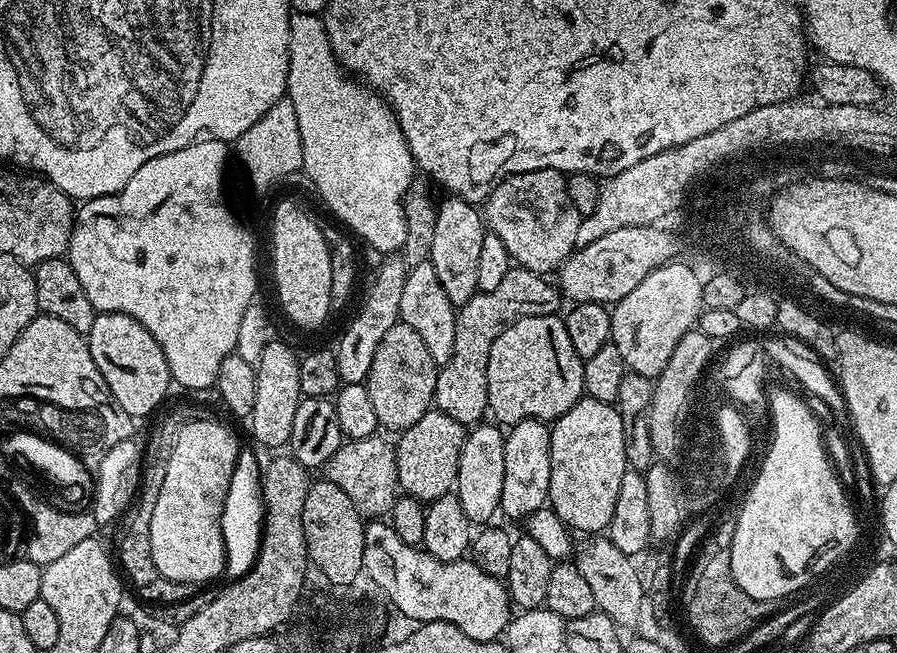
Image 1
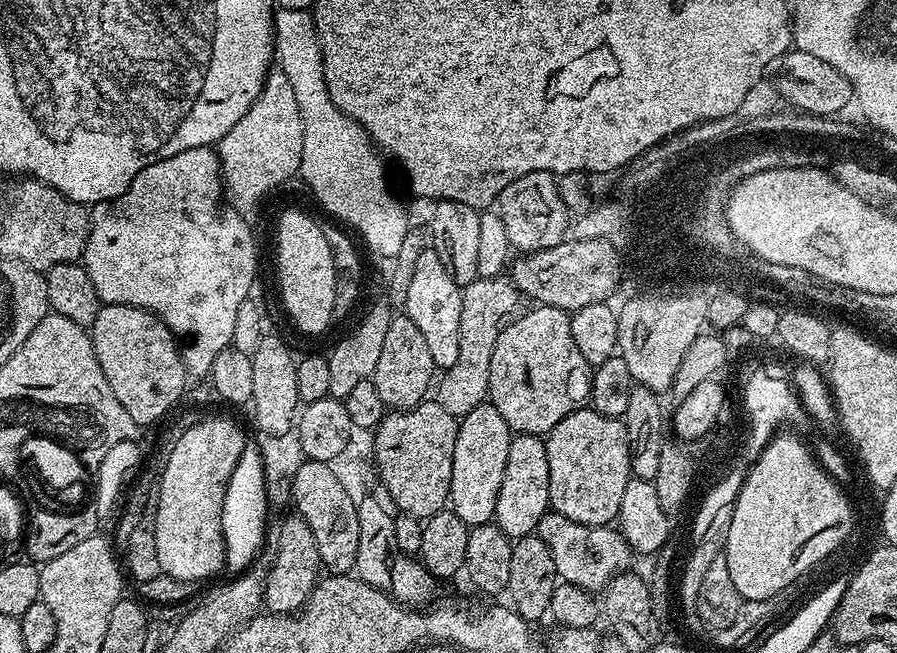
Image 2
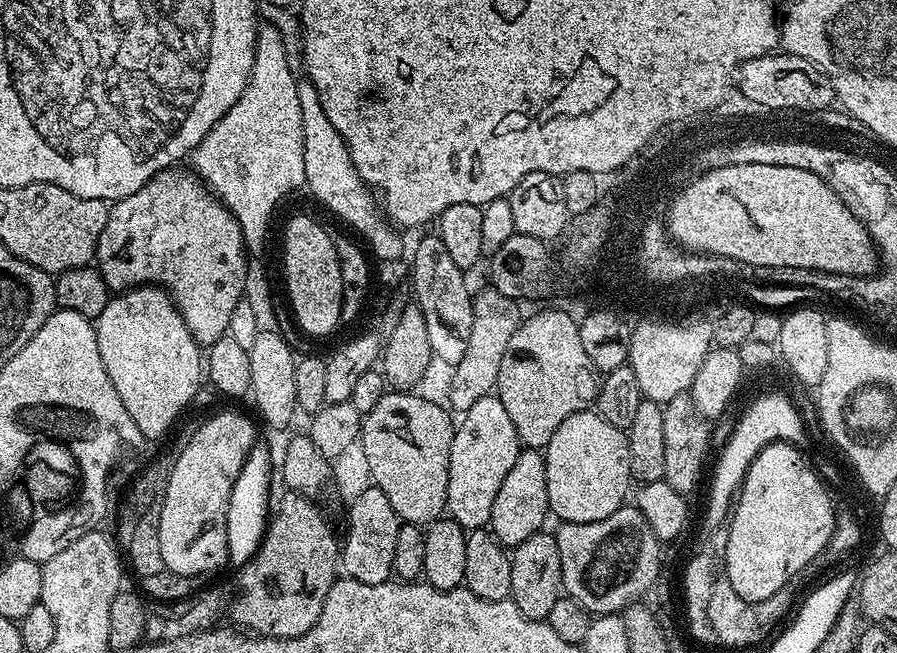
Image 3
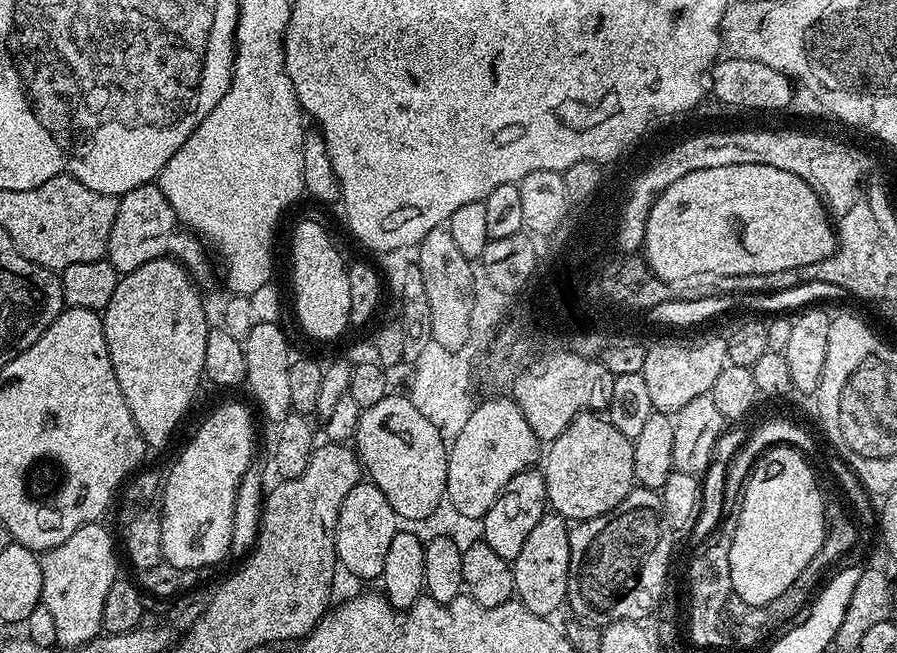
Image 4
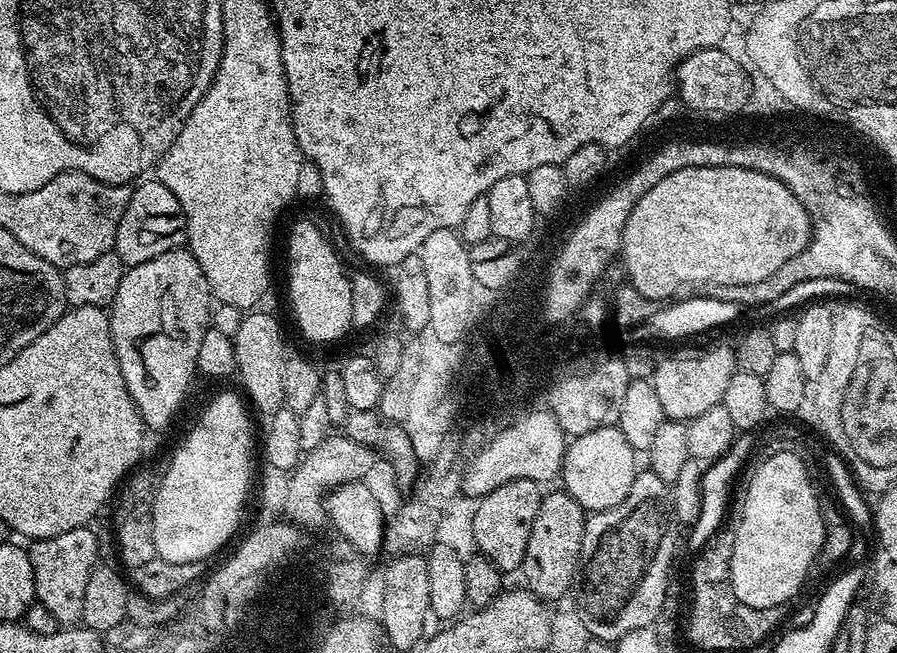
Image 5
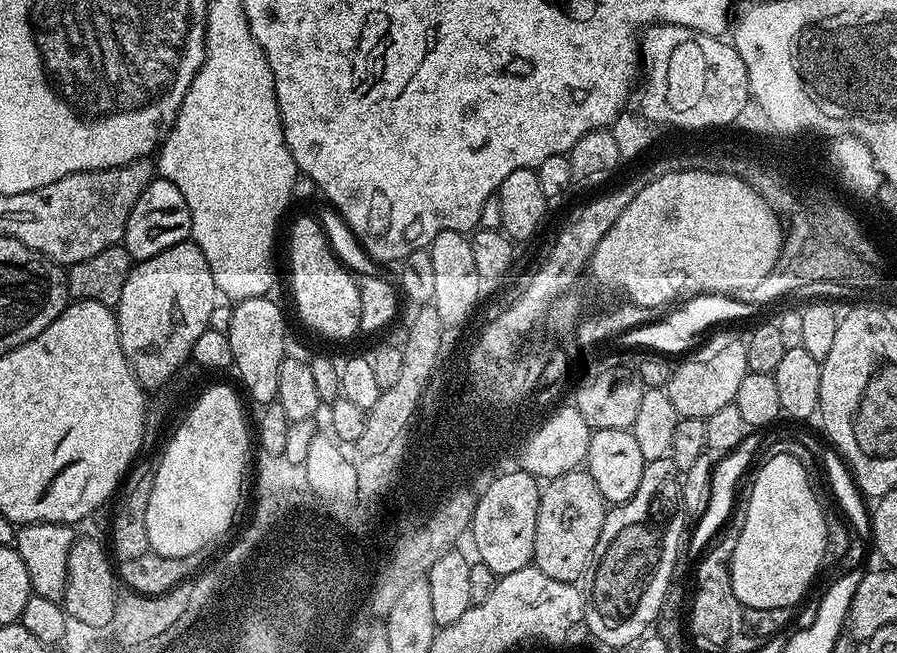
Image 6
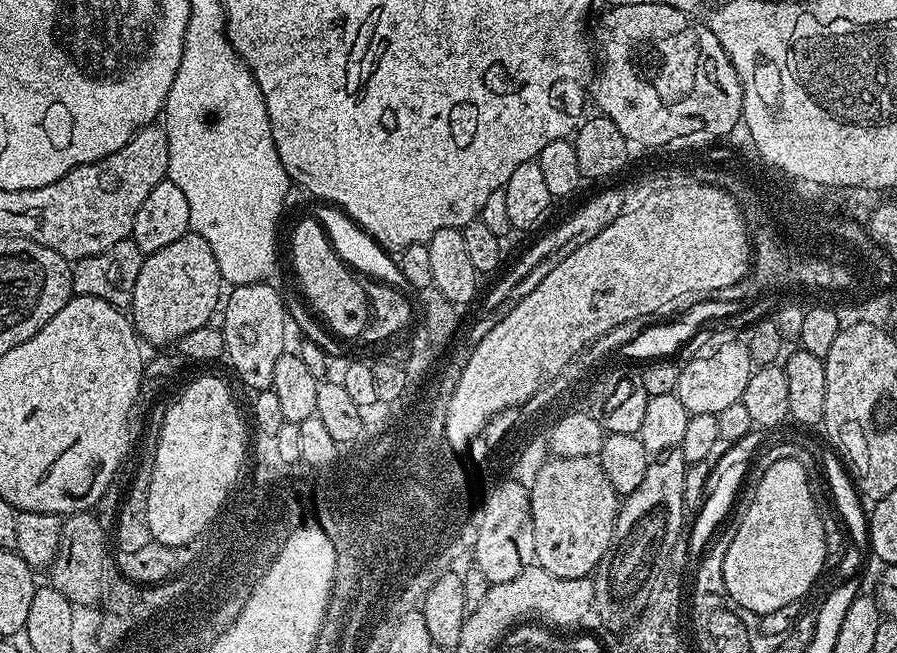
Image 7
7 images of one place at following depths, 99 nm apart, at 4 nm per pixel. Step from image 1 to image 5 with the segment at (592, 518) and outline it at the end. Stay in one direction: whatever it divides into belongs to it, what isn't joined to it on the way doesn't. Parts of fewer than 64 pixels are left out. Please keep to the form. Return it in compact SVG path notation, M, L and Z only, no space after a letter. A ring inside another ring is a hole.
M619 427L590 430L590 434L575 437L564 449L563 491L568 492L574 498L574 502L578 502L578 506L584 508L585 513L610 510L614 506L618 506L618 502L622 502L626 498L626 494L630 494L630 486L634 486L638 475L636 459L638 459L636 449L630 446L630 442L626 442L626 434L622 434Z

